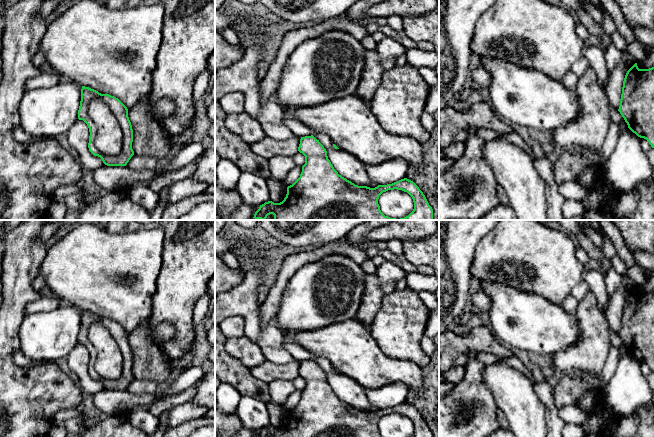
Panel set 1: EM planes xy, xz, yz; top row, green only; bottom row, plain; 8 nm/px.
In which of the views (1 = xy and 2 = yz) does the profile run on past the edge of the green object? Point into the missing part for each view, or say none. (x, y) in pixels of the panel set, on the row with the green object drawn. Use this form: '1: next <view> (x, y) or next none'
1: next none
2: next none

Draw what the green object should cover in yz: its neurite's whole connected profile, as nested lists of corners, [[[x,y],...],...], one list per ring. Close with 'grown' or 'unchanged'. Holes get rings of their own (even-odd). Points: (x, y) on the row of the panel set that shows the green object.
[[[635,63],[627,71],[618,111],[628,128],[654,148],[654,67],[639,69]]] | unchanged

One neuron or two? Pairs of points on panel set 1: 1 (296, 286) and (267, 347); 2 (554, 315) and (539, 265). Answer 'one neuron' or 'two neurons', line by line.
1: two neurons
2: two neurons

